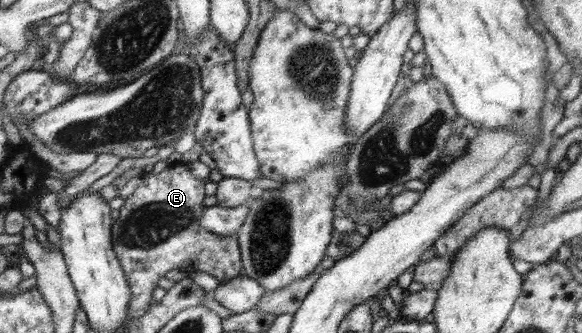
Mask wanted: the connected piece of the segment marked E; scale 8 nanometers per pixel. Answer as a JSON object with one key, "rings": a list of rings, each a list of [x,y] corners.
{"rings":[[[188,164],[183,168],[181,166],[167,168],[159,174],[145,172],[142,181],[121,206],[120,215],[112,226],[112,243],[130,285],[132,297],[128,306],[129,316],[134,316],[139,309],[151,306],[149,303],[154,302],[151,295],[159,279],[172,270],[184,271],[188,276],[198,271],[205,272],[221,282],[232,280],[241,274],[242,258],[236,234],[218,235],[201,226],[200,216],[206,209],[203,204],[206,197],[204,184],[203,180],[193,176]]]}

